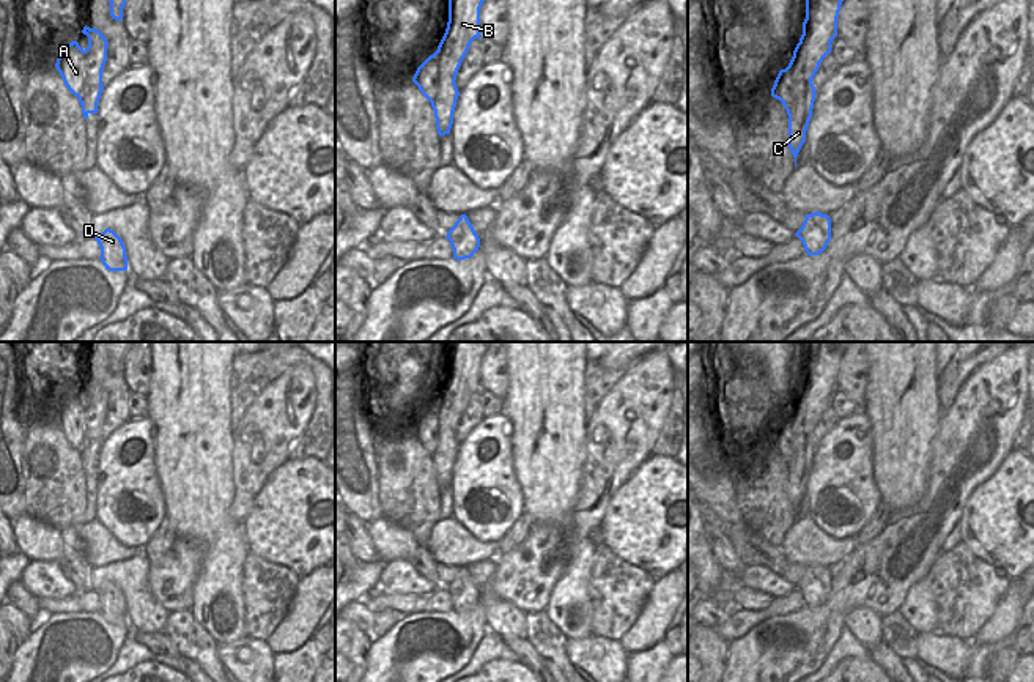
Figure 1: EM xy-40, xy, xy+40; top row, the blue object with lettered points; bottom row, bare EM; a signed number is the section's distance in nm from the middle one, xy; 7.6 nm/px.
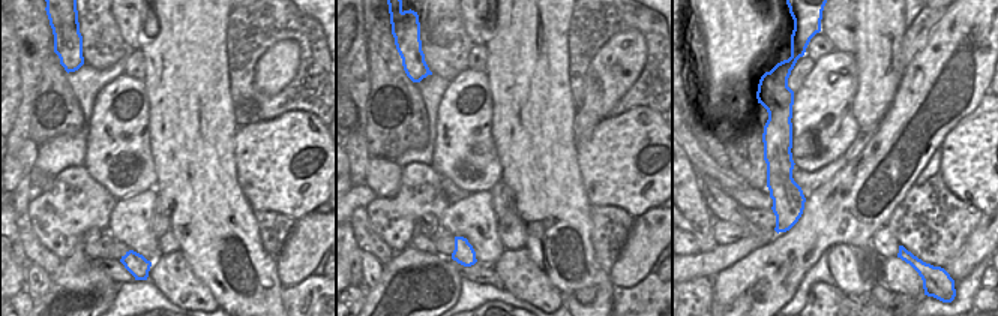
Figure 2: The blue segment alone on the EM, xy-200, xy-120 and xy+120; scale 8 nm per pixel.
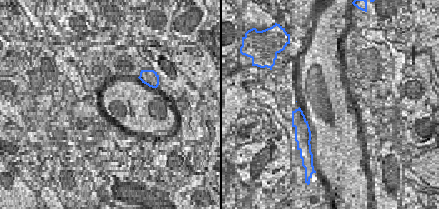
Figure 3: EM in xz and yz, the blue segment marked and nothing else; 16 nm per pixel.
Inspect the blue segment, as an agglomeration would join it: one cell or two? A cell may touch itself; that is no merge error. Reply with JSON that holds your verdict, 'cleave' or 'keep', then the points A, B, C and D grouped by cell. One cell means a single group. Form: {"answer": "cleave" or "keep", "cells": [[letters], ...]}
{"answer": "cleave", "cells": [["A"], ["B", "C", "D"]]}

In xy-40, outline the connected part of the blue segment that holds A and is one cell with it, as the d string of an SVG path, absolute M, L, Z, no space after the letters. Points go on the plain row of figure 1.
M77 394L69 395L55 416L65 438L74 449L80 449L85 435L85 406Z

